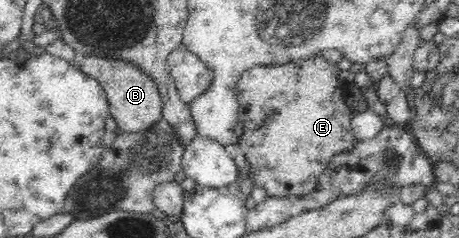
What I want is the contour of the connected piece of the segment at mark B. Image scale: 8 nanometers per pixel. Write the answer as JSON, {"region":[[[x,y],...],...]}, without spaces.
{"region":[[[91,55],[86,56],[78,68],[103,87],[110,106],[109,112],[120,132],[139,132],[163,117],[163,101],[158,86],[132,62]]]}

